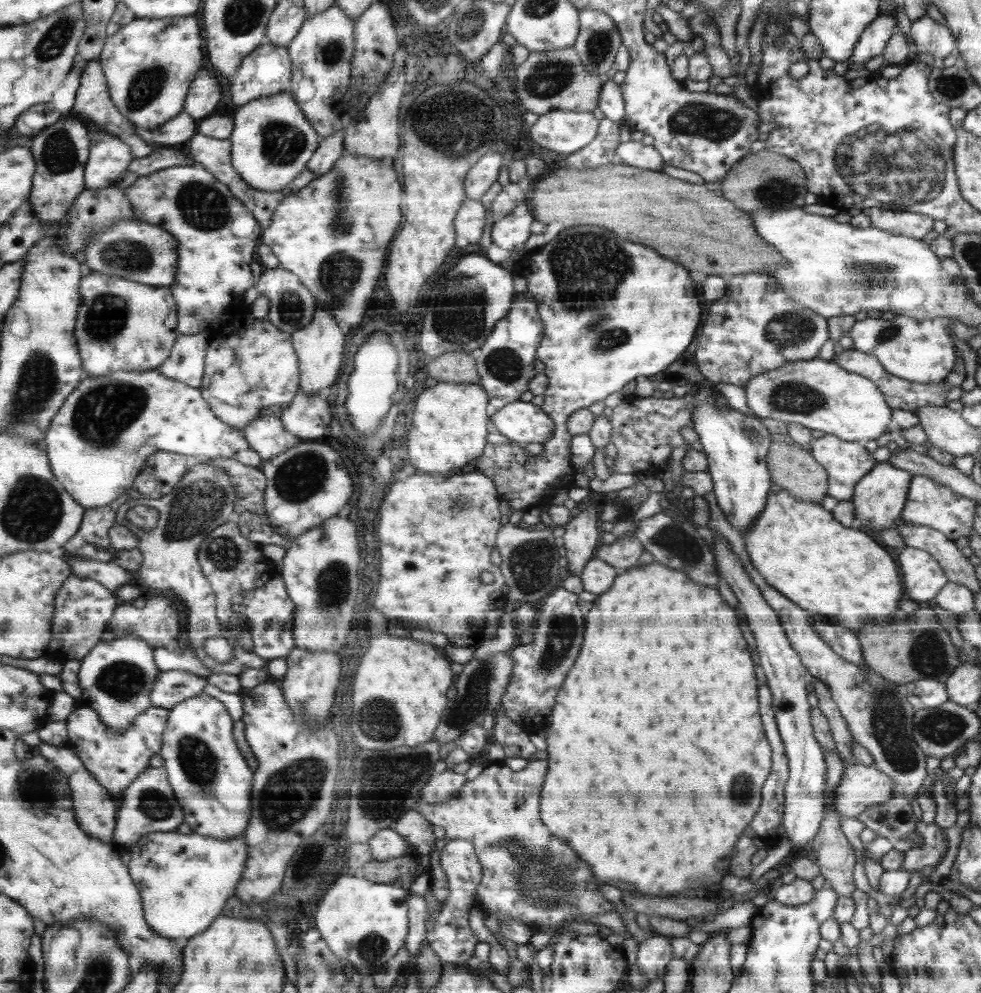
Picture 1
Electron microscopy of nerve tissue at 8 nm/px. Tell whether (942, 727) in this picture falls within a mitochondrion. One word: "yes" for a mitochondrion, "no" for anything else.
yes

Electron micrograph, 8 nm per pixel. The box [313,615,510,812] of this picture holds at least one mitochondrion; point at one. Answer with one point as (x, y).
(472, 704)

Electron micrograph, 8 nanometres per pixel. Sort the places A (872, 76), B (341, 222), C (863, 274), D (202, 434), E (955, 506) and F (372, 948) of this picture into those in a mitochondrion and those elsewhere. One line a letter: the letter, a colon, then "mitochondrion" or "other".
A: other
B: mitochondrion
C: mitochondrion
D: other
E: other
F: mitochondrion

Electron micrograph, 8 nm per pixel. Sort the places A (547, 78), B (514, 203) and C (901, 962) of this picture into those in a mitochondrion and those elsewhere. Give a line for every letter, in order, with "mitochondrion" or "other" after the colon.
A: mitochondrion
B: other
C: other

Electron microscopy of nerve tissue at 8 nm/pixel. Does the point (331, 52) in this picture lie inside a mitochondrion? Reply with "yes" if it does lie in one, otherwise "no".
yes

